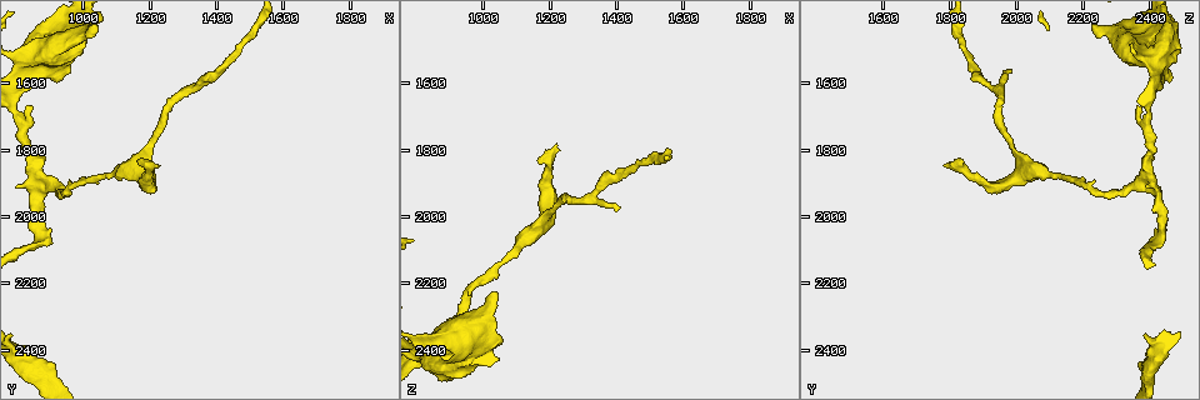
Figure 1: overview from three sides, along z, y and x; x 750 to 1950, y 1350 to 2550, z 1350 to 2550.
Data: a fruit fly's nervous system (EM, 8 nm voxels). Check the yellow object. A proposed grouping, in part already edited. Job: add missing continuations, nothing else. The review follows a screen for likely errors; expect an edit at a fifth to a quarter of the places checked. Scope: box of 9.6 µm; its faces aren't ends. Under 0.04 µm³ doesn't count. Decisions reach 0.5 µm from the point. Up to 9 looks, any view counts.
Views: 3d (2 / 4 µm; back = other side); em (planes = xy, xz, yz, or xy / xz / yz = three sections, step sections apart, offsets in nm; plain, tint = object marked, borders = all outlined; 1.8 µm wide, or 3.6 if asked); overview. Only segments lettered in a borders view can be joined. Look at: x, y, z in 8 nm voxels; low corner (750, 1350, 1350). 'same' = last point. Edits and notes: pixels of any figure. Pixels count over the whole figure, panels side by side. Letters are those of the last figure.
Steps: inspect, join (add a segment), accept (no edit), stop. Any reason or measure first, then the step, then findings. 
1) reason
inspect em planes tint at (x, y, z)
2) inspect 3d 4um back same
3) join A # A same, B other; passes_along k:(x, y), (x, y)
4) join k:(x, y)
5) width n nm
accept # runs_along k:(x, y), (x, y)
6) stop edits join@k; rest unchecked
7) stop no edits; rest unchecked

an open end
inspect 3d 2um at (1040, 1430, 2220)

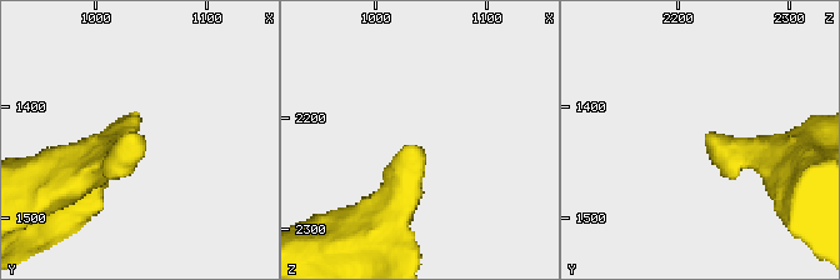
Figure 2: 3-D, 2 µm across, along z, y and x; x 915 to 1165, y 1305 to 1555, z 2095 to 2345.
inspect em xz step 8 tint at (1036, 1432, 2222)

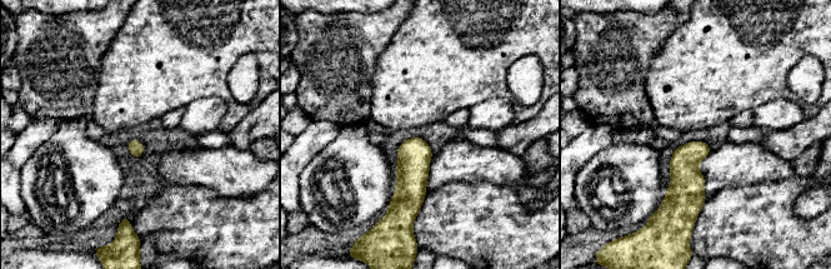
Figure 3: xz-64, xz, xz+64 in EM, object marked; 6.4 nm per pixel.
inspect em planes borders same

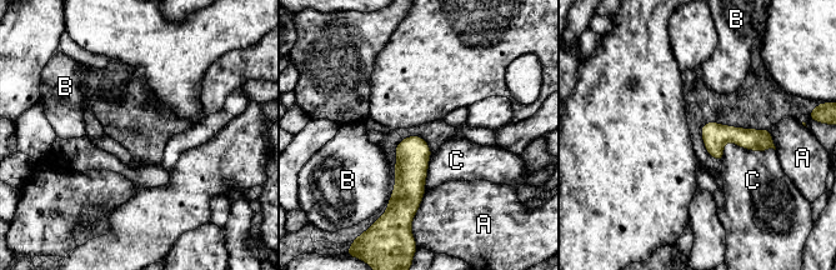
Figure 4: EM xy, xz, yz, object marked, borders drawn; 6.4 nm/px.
width 160 nm; longest_contact C 360 nm
accept # A other, B other, C other; no lettered segment goes on from it

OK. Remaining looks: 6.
abrupt turn
inspect em xz step 4 tint at (860, 1480, 2460)

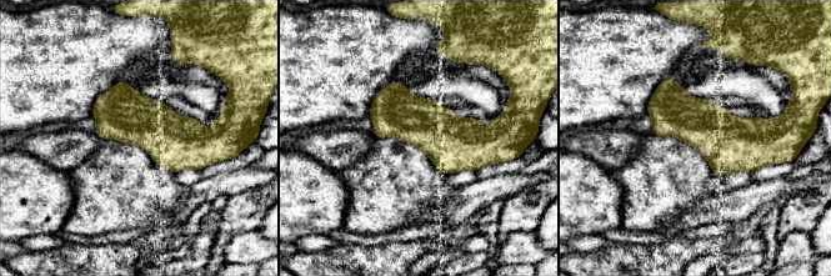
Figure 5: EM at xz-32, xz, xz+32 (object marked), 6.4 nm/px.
inspect em planes borders same

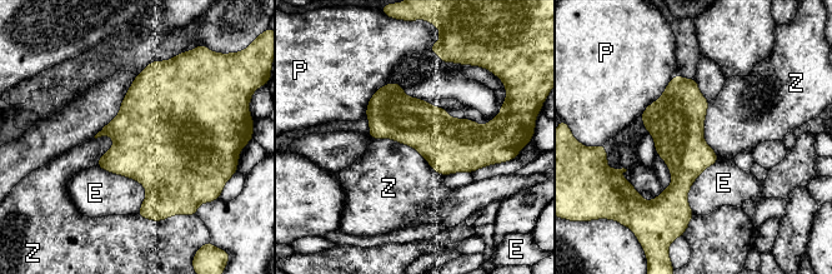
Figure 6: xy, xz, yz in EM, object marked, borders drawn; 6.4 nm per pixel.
width 320 nm
accept # E other, P other, Z other; border 6:(370, 136), (411, 145), (444, 175); none of them fits

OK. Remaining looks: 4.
inspect 3d 4um at (1410, 1570, 1970)

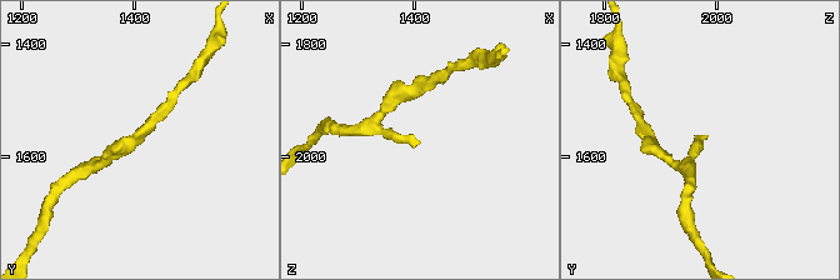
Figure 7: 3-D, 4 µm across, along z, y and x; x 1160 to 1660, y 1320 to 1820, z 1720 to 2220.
need the tissue
inspect em planes borders at (1410, 1565, 1975)

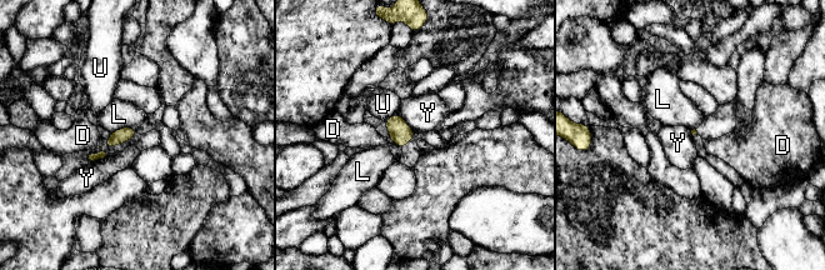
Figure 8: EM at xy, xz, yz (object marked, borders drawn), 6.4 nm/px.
accept # D other, L other, U other, Y other; border 8:(398, 114), (416, 133); no lettered segment goes on from it

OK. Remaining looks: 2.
an open end
inspect em planes borders at (1210, 1850, 1790)

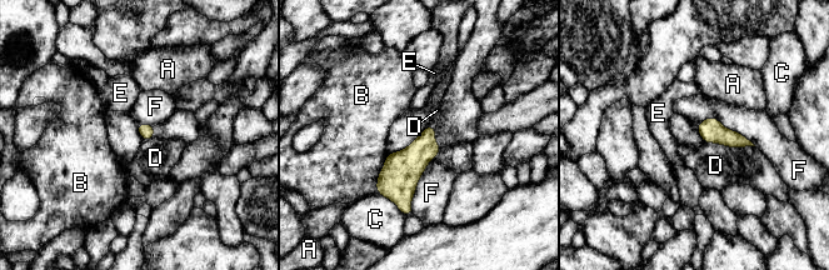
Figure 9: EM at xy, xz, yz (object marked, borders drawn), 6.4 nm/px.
longest_contact F 400 nm
accept # A other, B other, C other, D other, E other, F other; border 9:(705, 141), (729, 146), (754, 146); no lettered segment goes on from it

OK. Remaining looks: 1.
stop no edits; rest unchecked

